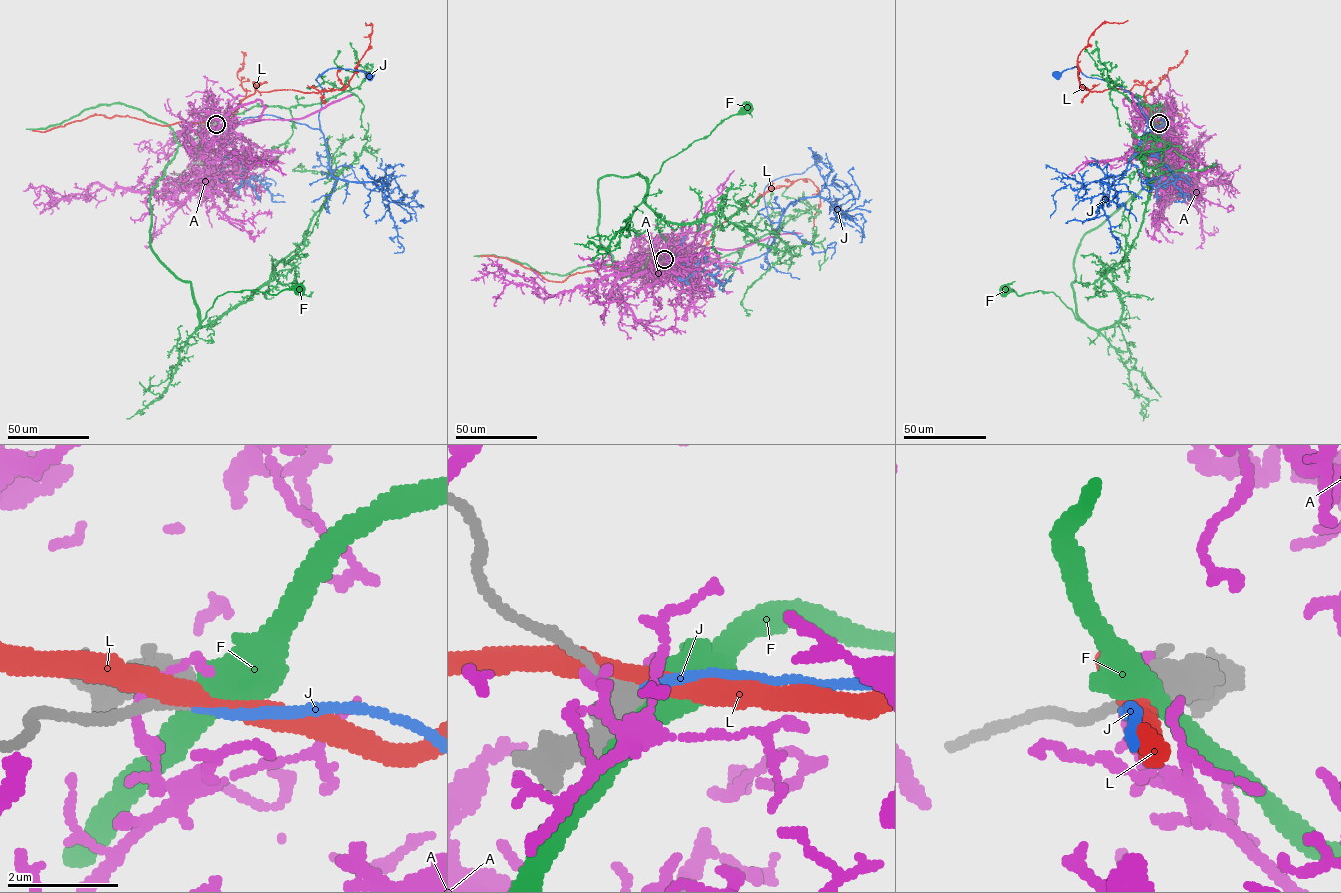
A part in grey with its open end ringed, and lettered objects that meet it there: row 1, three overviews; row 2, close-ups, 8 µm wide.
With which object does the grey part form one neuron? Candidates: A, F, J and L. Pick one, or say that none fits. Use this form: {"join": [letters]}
{"join": ["J"]}

